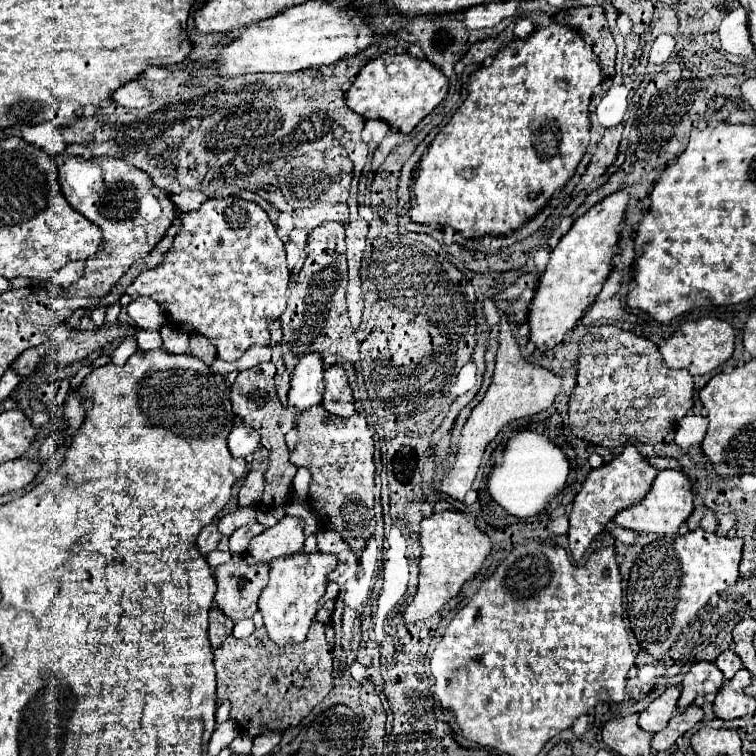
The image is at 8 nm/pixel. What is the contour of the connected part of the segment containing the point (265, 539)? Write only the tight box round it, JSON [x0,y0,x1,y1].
[249,516,305,562]

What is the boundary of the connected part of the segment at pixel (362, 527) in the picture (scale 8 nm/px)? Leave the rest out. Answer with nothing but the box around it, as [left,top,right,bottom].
[291,404,375,554]

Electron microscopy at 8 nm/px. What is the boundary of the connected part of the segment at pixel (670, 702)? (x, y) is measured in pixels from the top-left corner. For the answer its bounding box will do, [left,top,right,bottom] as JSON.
[639,686,679,732]

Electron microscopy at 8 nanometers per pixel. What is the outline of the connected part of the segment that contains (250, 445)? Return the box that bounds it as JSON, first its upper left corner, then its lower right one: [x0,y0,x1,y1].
[227,424,261,458]

